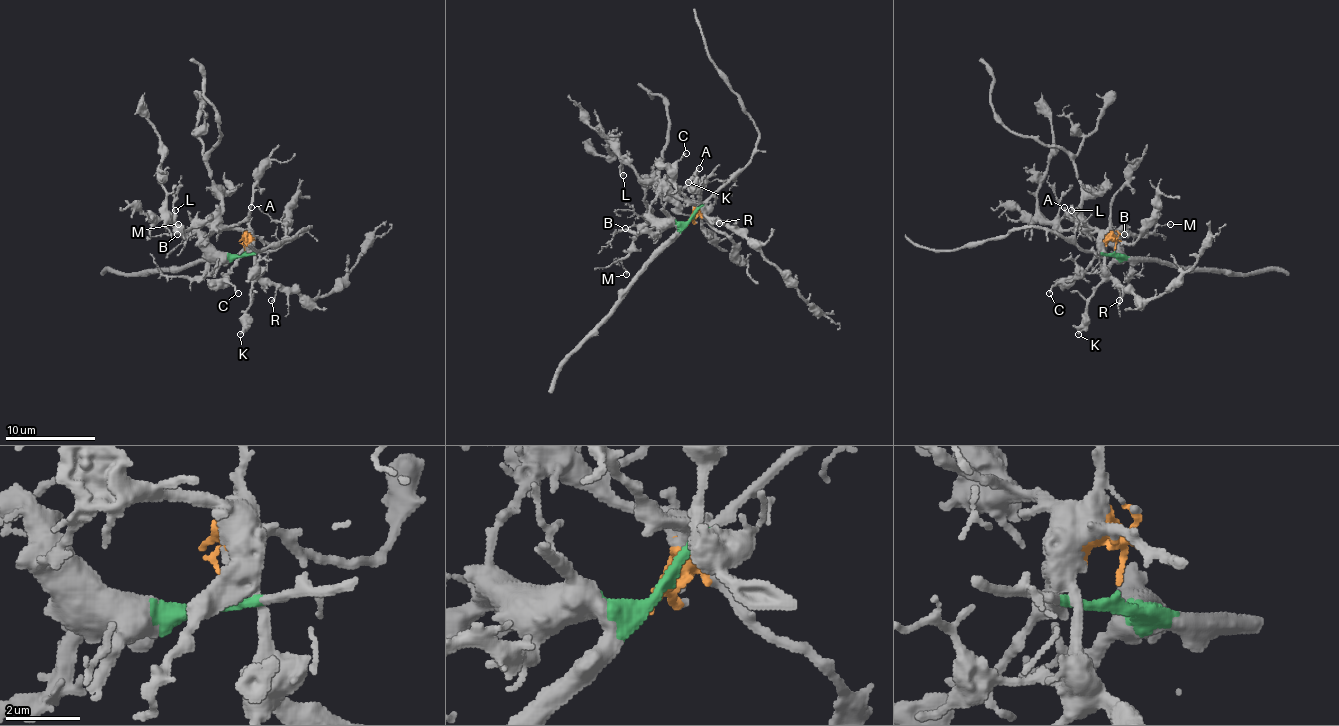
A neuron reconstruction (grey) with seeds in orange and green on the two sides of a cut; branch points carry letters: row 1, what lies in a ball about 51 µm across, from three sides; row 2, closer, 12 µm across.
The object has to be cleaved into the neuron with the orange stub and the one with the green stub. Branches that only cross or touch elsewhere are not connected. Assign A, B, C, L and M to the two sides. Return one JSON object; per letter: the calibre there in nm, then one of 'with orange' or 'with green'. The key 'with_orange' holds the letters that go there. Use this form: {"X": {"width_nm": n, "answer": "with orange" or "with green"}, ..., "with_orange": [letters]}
{"A": {"width_nm": 220, "answer": "with orange"}, "B": {"width_nm": 90, "answer": "with green"}, "C": {"width_nm": 140, "answer": "with orange"}, "L": {"width_nm": 110, "answer": "with orange"}, "M": {"width_nm": 130, "answer": "with green"}, "with_orange": ["A", "C", "L"]}

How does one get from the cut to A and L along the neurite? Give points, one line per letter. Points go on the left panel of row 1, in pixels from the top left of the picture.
A: (244, 249), (244, 234), (230, 227), (239, 222), (250, 207)
L: (244, 249), (244, 234), (237, 229), (212, 229), (199, 225), (183, 229), (172, 218), (174, 211)

